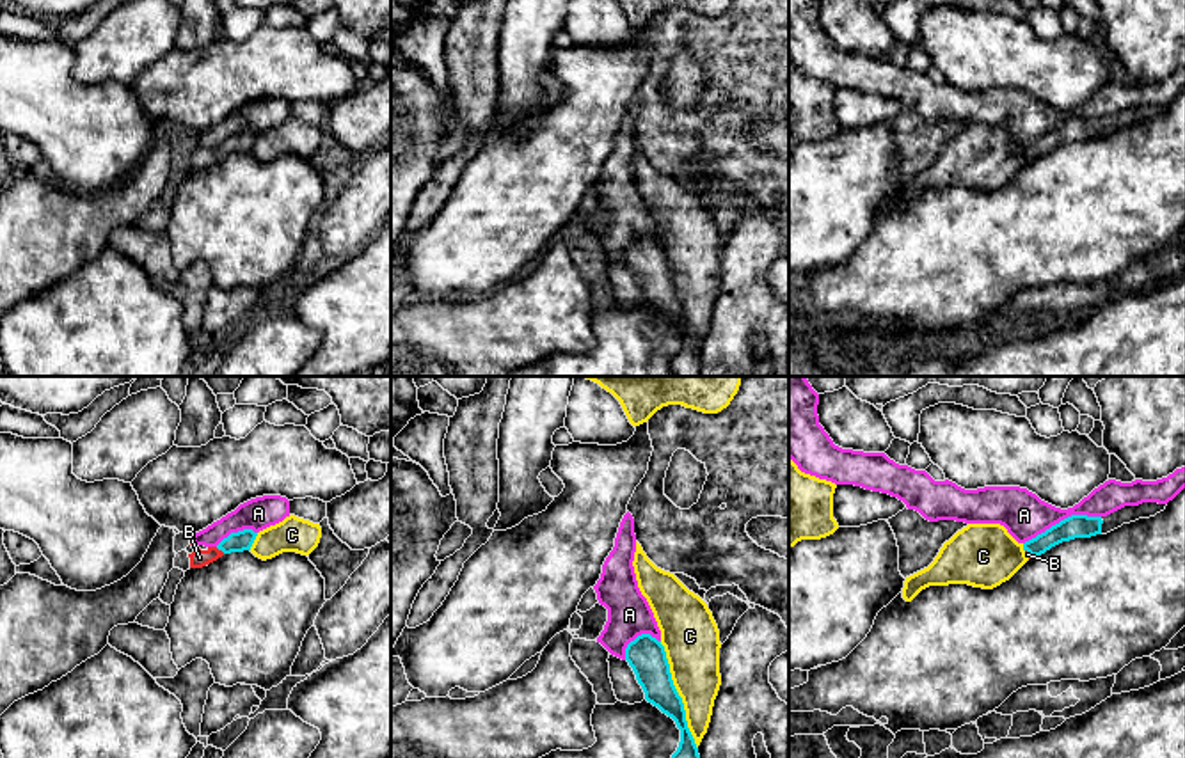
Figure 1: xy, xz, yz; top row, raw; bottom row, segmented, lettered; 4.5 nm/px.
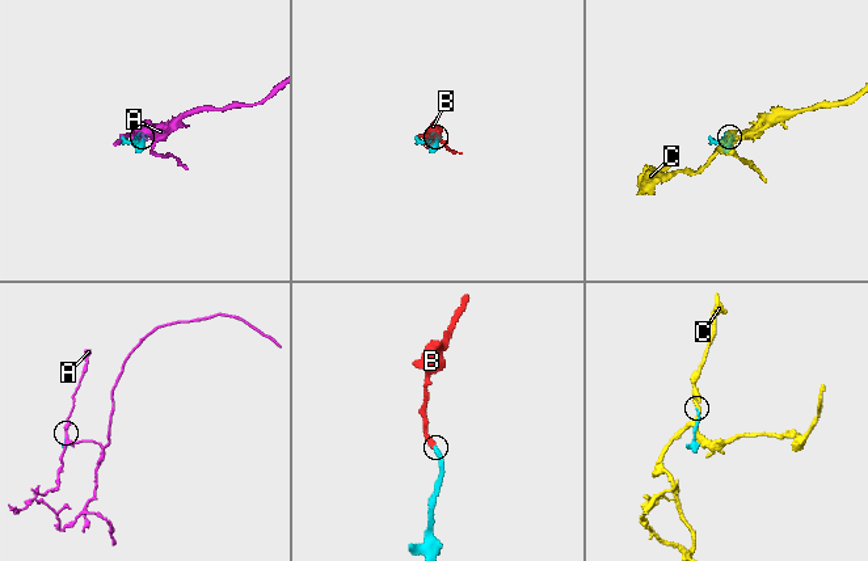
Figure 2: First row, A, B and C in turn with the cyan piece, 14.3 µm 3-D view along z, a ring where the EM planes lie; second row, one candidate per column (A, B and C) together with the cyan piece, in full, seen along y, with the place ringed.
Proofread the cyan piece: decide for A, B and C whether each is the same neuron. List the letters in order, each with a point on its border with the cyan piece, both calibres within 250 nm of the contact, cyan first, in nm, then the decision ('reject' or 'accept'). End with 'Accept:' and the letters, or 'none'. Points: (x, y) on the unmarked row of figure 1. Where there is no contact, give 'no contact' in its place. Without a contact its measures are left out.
A: yz (1061, 123) | 110/200 nm | reject
B: xy (221, 151) | 100/80 nm | accept
C: xz (677, 297) | 170/260 nm | reject
Accept: B

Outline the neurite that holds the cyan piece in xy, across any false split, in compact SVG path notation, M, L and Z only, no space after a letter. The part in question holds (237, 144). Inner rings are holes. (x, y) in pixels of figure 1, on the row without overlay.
M243 131L238 135L231 135L217 149L208 149L206 153L201 153L195 146L190 146L194 151L194 154L188 156L190 170L203 170L217 163L224 156L251 153L256 138L258 135L254 135L252 131Z

